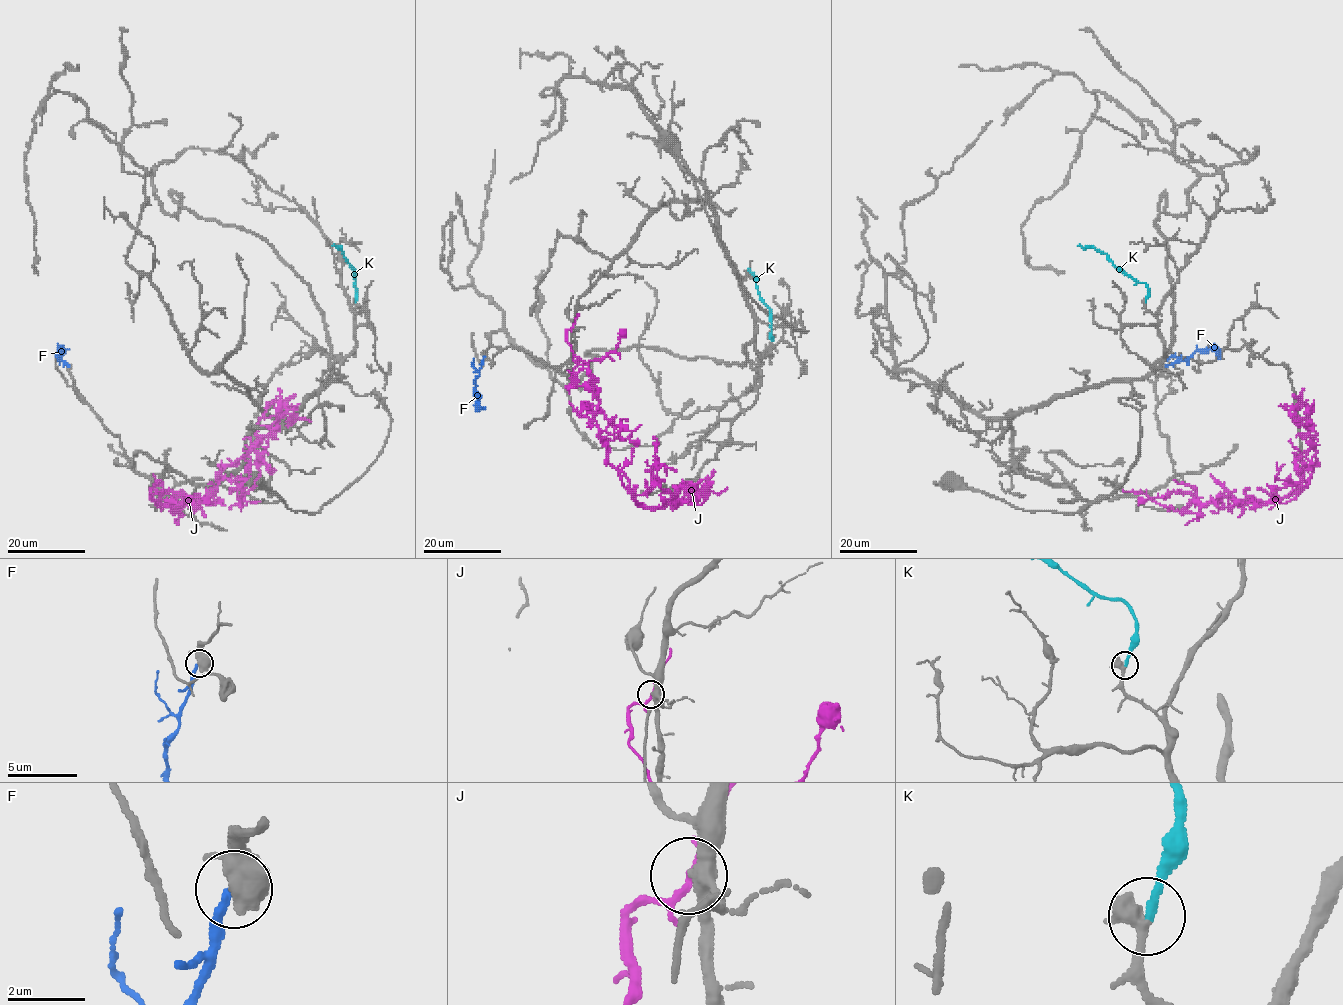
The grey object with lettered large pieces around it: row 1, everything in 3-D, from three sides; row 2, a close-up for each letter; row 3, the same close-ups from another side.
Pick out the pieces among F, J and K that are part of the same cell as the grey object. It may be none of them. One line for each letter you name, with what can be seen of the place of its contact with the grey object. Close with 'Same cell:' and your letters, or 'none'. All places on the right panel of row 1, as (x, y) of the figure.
K: contact (1145, 301)
Same cell: K

